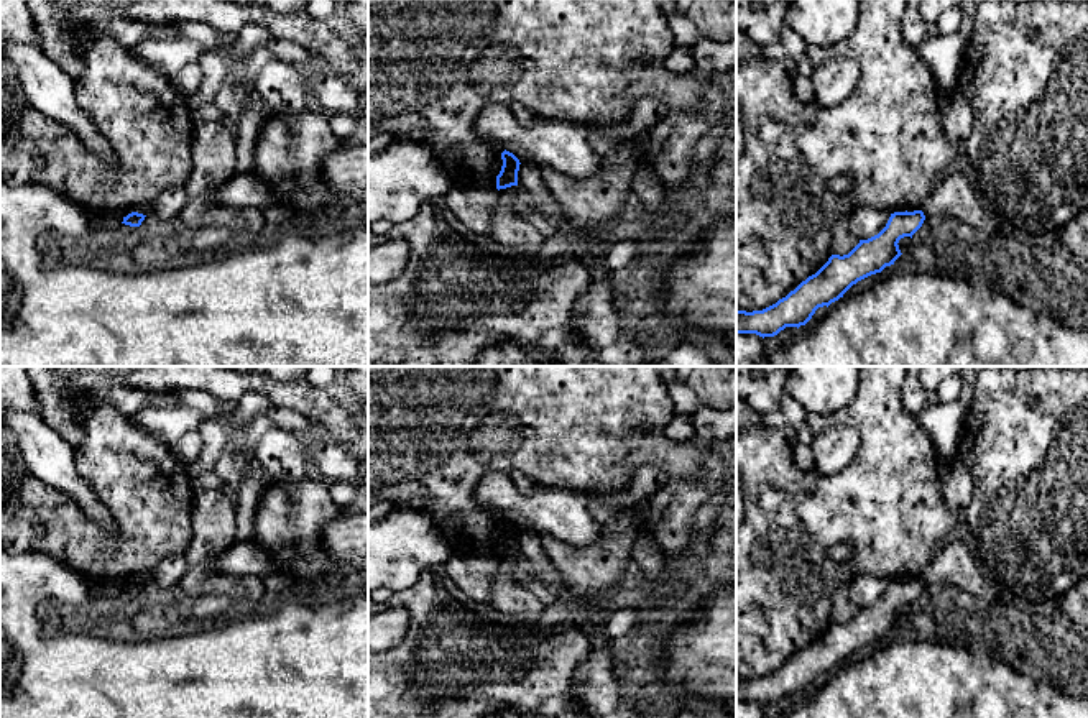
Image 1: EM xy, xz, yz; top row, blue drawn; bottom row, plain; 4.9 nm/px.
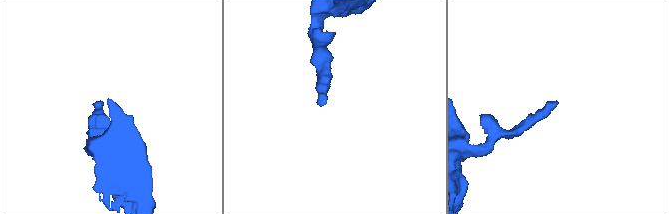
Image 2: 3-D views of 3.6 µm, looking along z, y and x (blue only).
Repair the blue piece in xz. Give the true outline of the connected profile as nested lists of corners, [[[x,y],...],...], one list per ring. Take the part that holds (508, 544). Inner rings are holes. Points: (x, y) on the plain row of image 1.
[[[503,519],[501,521],[503,534],[500,542],[496,544],[496,557],[506,557],[511,554],[518,554],[518,539],[519,539],[519,527],[509,521]]]

